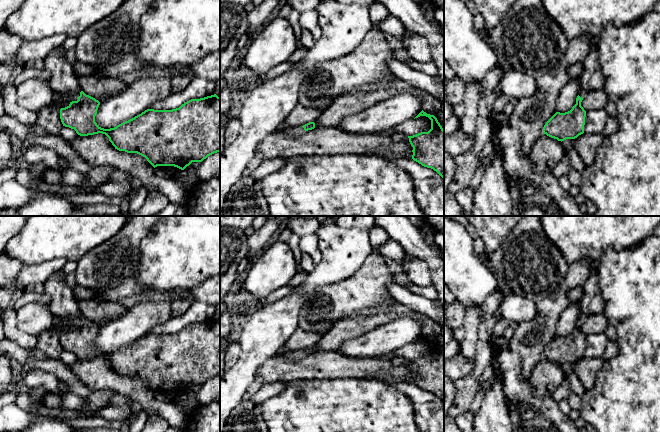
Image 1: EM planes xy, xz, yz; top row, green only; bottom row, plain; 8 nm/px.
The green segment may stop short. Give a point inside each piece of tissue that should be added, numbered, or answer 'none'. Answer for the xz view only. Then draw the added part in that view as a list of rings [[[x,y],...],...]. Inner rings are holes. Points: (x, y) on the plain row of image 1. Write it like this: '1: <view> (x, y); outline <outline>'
1: xz (290, 354); outline [[[302,350],[298,351],[287,351],[285,354],[288,358],[291,359],[298,359],[298,358],[303,358],[305,357],[305,354]]]

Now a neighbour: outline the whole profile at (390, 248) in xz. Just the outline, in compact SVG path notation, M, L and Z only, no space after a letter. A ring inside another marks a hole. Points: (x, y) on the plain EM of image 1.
M388 238L379 248L378 252L383 257L389 257L398 265L401 266L403 257L405 256L405 251L401 244Z

